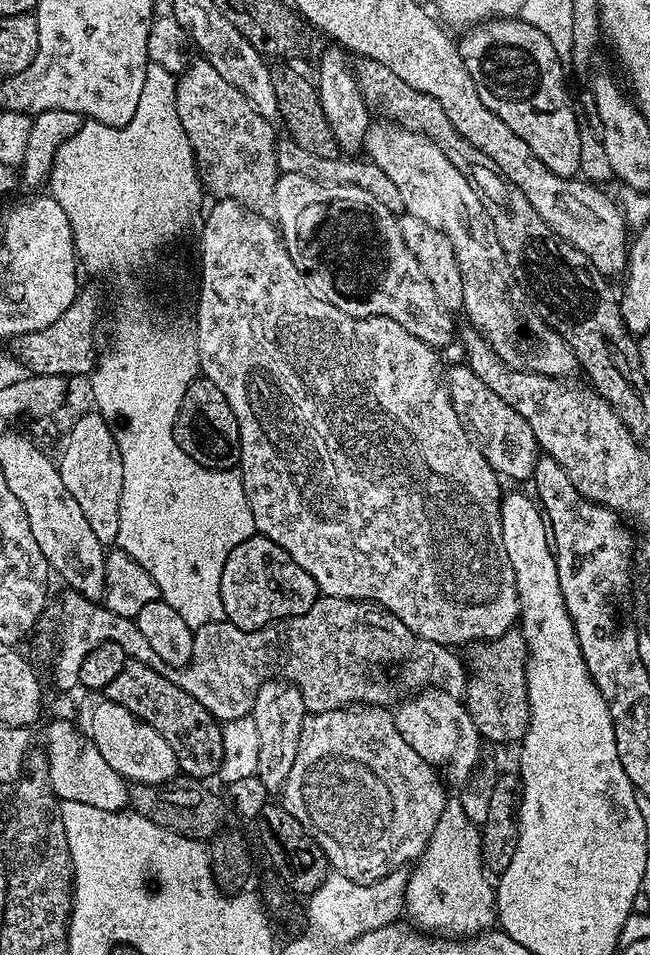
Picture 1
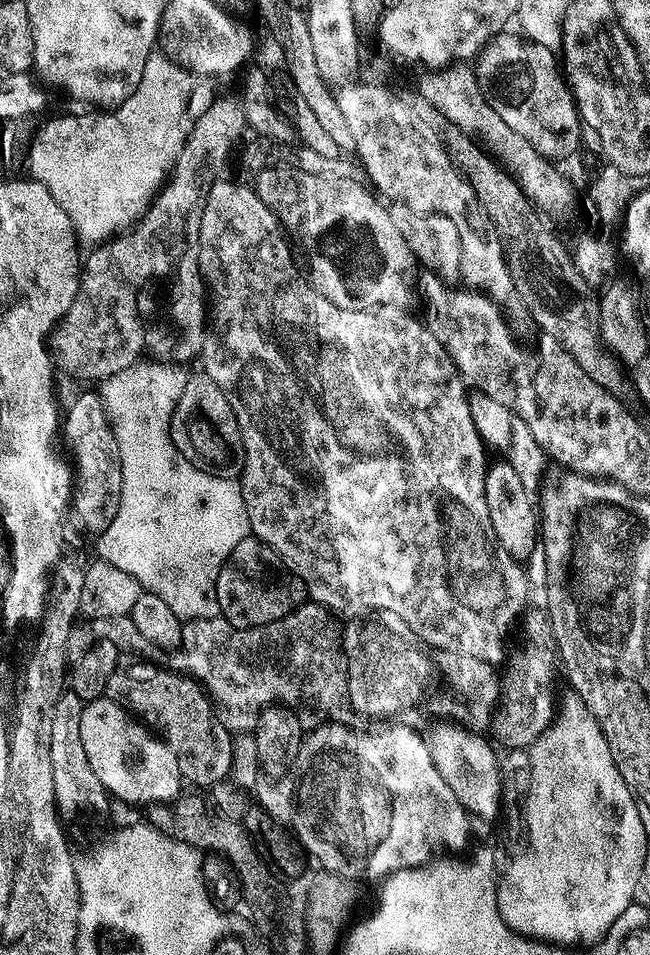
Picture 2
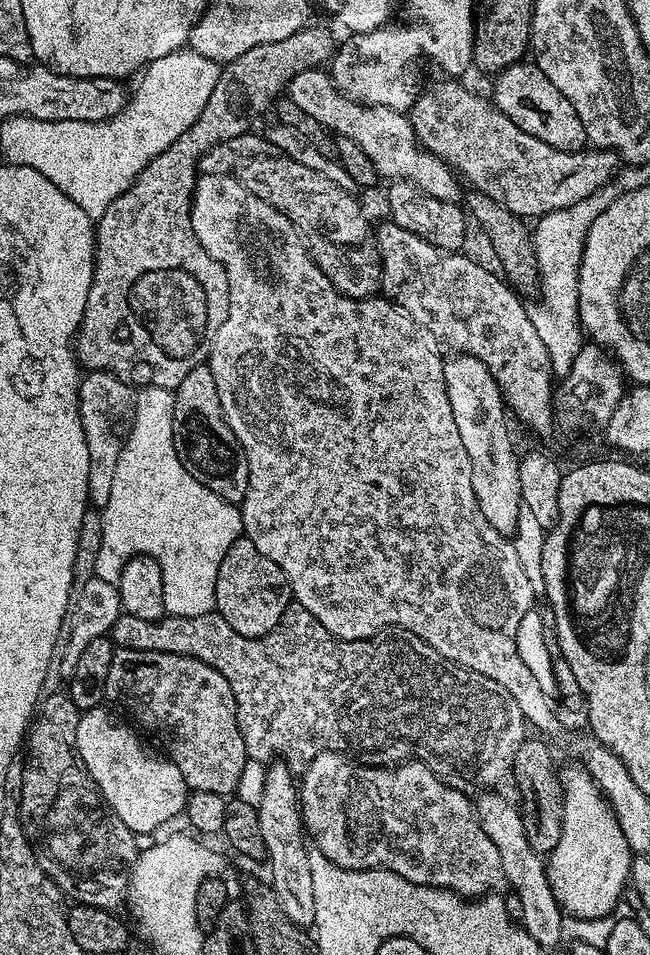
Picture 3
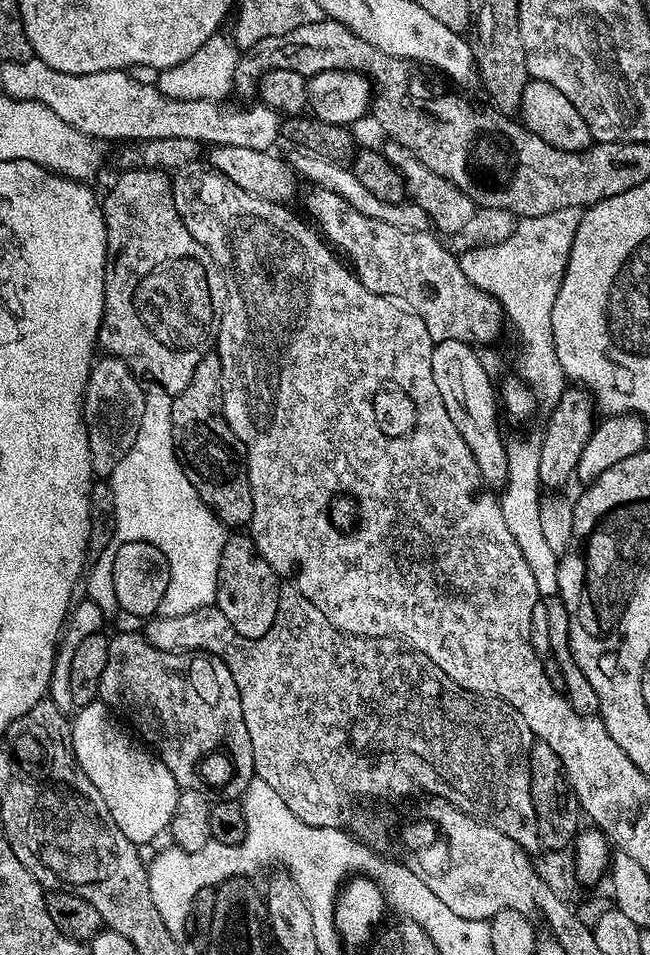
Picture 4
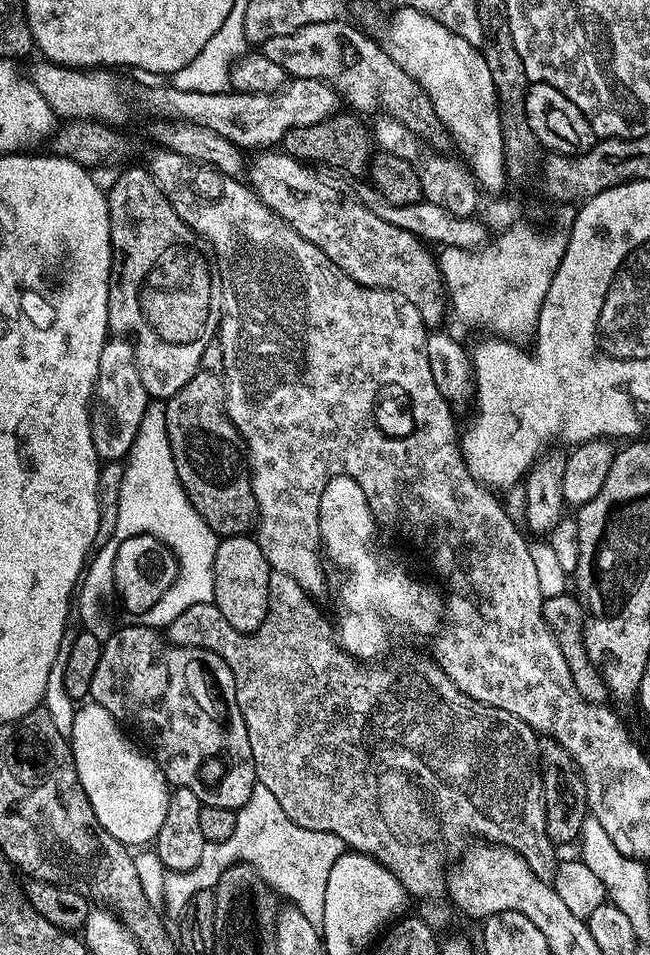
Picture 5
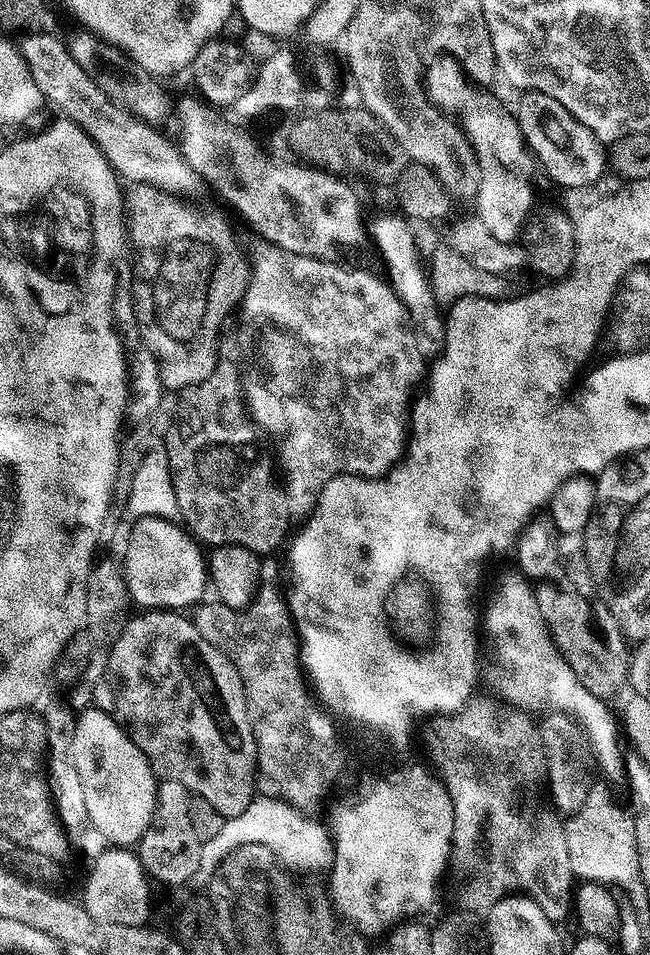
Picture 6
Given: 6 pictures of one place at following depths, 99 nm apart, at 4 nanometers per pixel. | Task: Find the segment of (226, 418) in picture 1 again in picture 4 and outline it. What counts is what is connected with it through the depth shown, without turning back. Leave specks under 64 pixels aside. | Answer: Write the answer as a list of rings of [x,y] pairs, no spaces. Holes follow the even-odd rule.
[[[215,350],[194,366],[190,386],[173,395],[172,437],[182,470],[208,509],[229,529],[240,530],[243,524],[244,527],[251,525],[254,498],[248,481],[248,461],[242,442],[224,417],[222,362]]]

